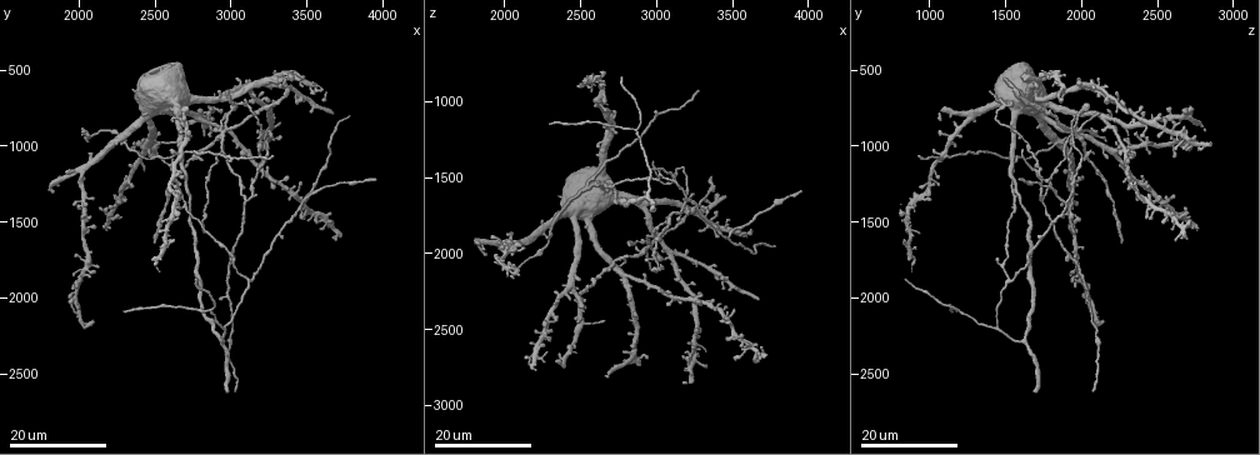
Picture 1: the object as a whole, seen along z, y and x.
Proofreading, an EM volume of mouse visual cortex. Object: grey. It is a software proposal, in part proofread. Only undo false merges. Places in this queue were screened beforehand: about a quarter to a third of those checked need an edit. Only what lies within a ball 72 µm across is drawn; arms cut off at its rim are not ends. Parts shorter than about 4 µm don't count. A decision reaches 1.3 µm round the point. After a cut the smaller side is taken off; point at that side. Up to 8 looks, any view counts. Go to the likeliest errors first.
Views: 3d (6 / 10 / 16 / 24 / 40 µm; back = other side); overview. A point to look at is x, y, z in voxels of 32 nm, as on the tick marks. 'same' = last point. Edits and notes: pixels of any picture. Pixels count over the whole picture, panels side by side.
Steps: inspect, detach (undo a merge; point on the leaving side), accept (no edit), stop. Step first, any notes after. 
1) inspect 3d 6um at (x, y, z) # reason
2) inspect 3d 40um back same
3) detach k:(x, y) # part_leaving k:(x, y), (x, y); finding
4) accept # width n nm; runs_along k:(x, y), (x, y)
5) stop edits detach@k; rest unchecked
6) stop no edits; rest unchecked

inspect 3d 16um at (3180, 1160, 1700) # four arms meet

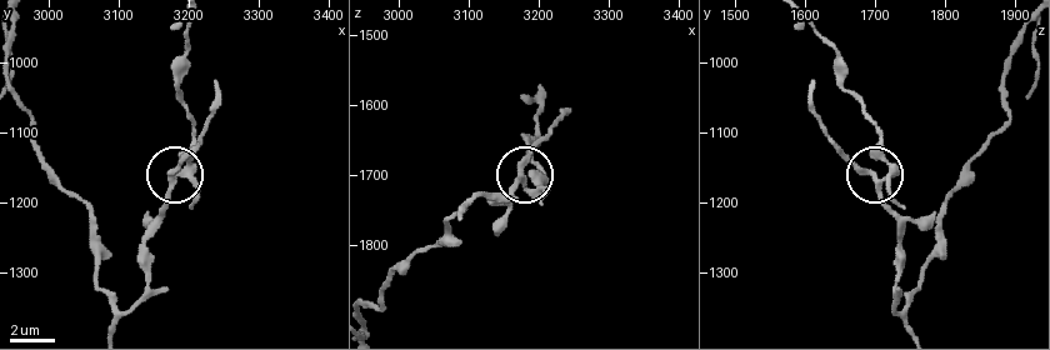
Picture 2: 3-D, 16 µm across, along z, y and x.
inspect 3d 10um at (3175, 1170, 1705)

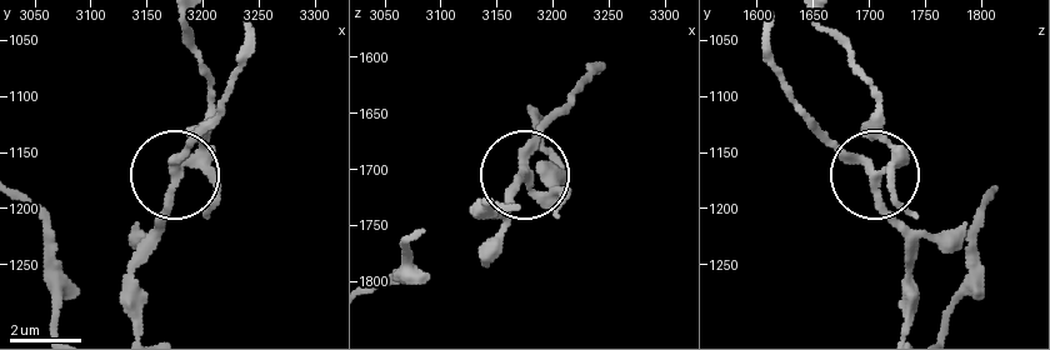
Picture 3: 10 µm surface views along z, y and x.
detach 3:(564, 175) # arms 4; a second cell is stuck on

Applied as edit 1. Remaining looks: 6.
inspect 3d 16um at (2960, 920, 1960)

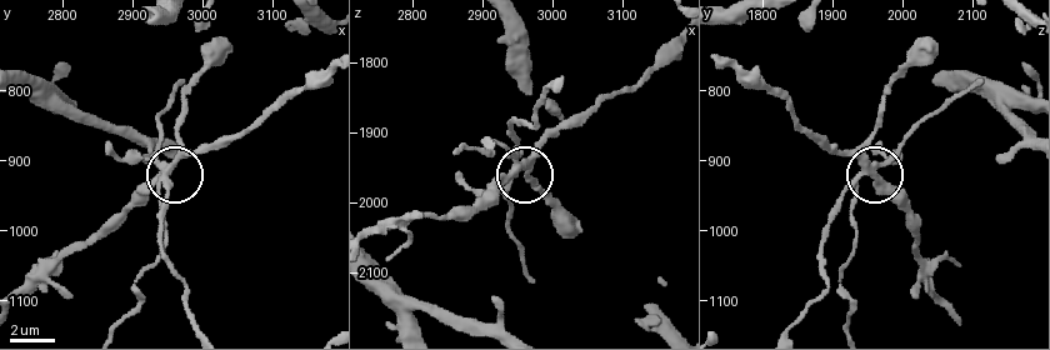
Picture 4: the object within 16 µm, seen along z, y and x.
inspect 3d 6um at (2945, 920, 1950)

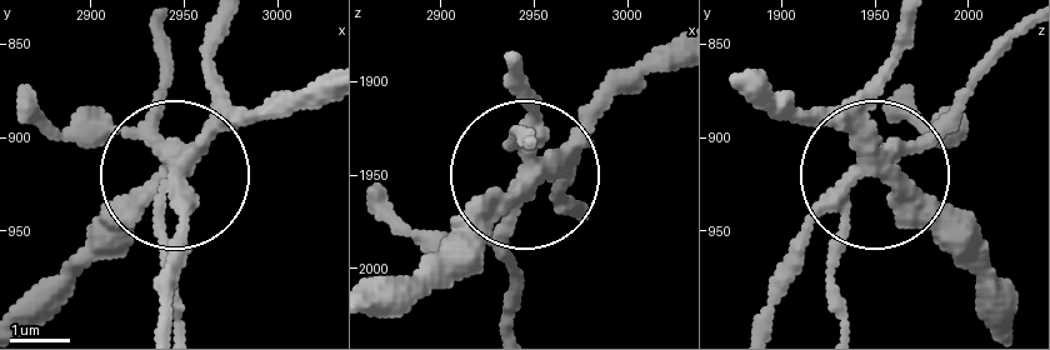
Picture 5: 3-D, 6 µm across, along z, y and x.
detach 5:(489, 234) # part_leaving 5:(533, 171), (418, 265), (374, 275); a second cell is stuck on

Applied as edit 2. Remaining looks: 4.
inspect overview

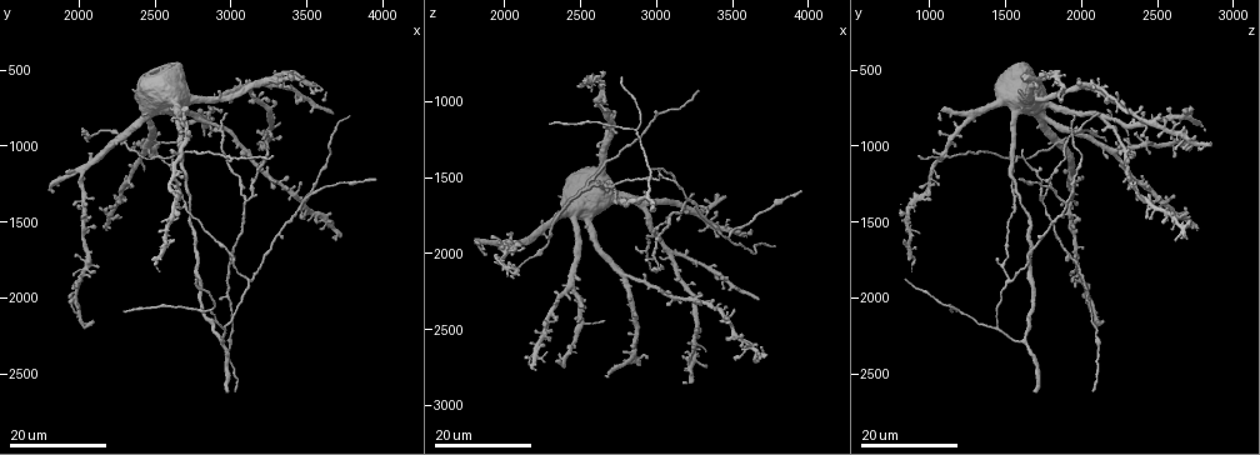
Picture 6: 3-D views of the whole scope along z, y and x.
inspect 3d 24um at (2880, 2080, 1200) # small branch off a trunk

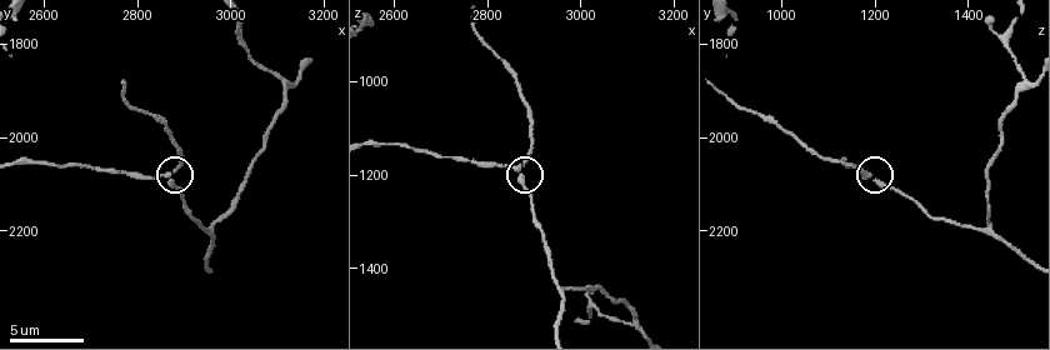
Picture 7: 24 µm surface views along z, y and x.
inspect 3d 10um at (2865, 2075, 1185)

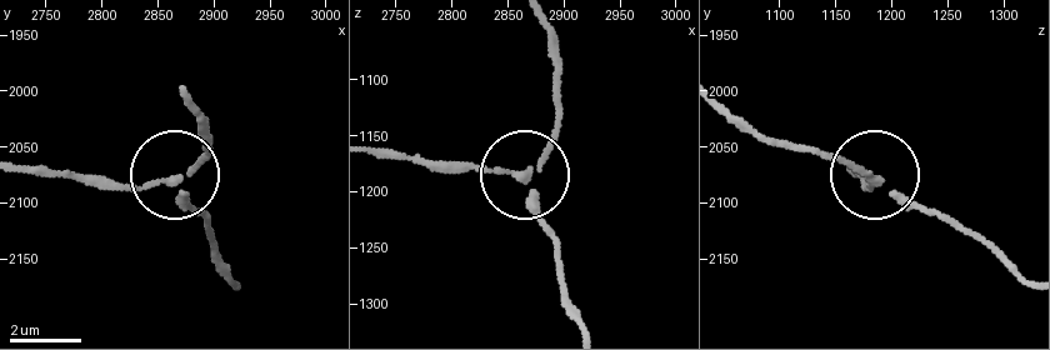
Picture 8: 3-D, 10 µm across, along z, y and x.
accept # side_arm 15 um; arms 3; all the same cell

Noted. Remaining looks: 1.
inspect 3d 16um at (2960, 2200, 1445) # three-way junction

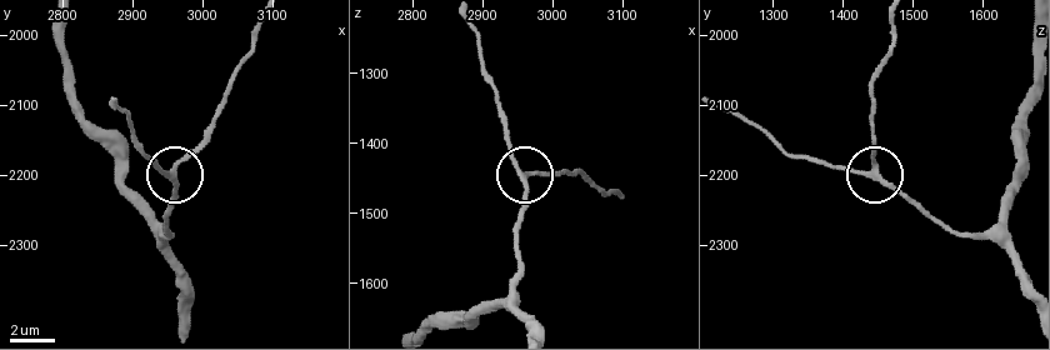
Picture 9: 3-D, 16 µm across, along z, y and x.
accept # arms 3; runs_along 9:(1029, 106), (1015, 195), (975, 235), (879, 179), (874, 130); continuous, no second cell

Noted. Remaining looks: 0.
stop edits detach@3, detach@5; rest unchecked

